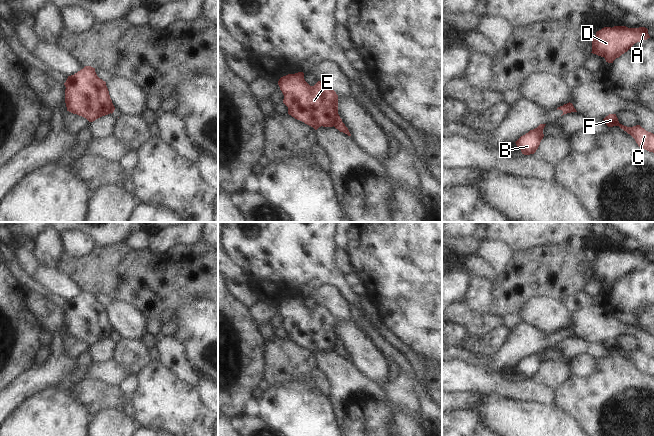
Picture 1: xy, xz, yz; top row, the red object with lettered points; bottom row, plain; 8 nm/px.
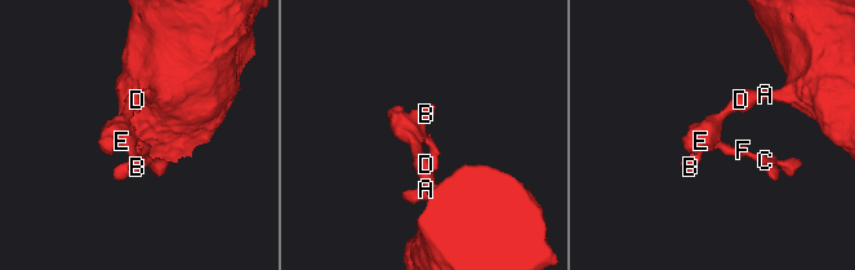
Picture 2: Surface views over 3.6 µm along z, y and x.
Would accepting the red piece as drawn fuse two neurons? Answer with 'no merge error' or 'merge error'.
merge error

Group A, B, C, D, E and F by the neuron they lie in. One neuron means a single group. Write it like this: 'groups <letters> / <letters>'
groups A B D E / C F

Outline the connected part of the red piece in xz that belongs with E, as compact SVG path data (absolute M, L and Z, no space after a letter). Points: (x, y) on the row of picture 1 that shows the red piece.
M304 73L288 74L279 79L278 85L284 95L283 103L288 107L288 114L297 120L313 127L333 127L338 116L338 95L324 81L318 81L310 86L304 79Z

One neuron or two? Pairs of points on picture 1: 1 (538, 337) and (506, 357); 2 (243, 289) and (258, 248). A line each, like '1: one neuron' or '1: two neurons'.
1: one neuron
2: two neurons

